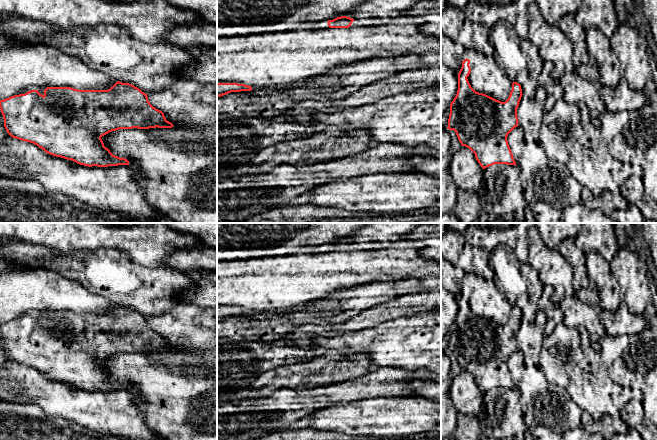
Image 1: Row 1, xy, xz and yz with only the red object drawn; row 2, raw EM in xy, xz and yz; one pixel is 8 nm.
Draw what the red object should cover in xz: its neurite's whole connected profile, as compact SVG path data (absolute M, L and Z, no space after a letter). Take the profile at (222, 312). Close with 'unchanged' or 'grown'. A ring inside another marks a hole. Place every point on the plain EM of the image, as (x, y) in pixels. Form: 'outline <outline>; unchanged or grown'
outline M218 307L217 321L226 319L231 316L251 315L252 311L245 308L238 307Z; unchanged

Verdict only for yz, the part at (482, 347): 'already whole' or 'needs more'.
already whole

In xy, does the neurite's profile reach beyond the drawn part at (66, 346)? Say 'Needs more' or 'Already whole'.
Already whole

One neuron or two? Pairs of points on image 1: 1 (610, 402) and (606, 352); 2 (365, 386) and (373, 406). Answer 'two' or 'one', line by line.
1: two
2: two

